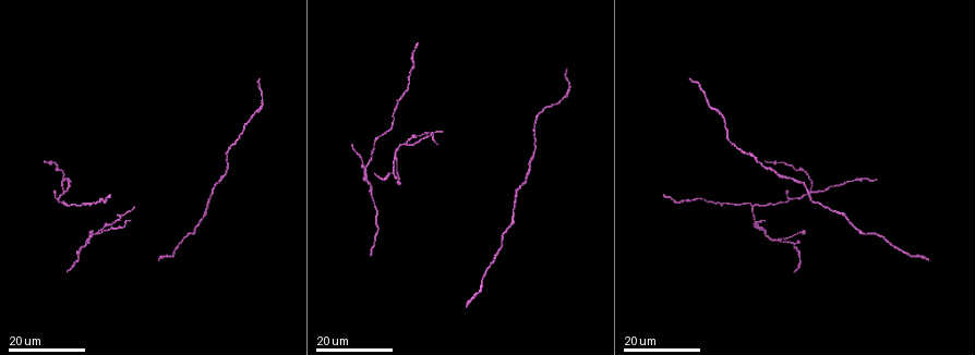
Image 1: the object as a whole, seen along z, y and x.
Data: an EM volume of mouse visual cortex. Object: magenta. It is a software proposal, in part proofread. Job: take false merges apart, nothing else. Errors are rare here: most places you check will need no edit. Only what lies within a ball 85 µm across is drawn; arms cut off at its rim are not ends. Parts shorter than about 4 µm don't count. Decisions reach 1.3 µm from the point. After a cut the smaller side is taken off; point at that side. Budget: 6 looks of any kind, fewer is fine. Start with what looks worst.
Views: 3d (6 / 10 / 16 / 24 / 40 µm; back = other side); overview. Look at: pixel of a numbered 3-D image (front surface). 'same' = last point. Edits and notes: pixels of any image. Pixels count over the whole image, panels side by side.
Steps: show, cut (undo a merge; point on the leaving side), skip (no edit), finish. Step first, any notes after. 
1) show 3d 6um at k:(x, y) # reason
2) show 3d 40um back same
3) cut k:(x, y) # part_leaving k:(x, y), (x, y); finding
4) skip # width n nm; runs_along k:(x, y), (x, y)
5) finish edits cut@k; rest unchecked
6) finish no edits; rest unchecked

show 3d 16um at 1:(404, 143) # a fork

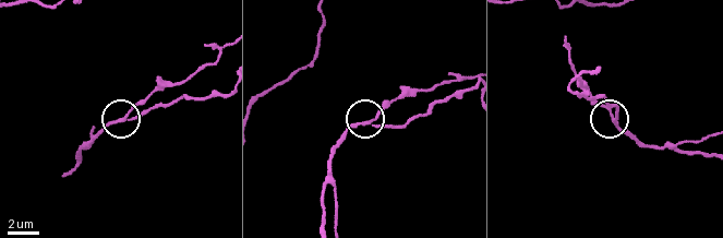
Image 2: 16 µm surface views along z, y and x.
show 3d 10um at 2:(611, 113) # zoom in

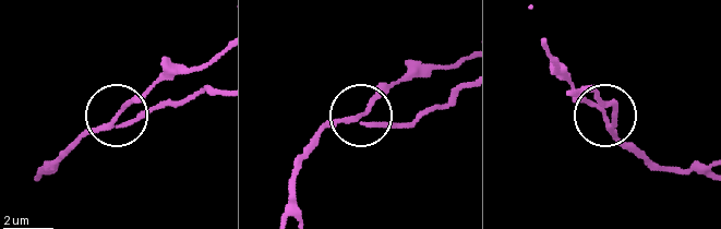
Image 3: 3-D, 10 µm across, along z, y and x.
skip # arms 3; all the same cell

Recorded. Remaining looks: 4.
show 3d 24um at 1:(395, 159) # three arms meet

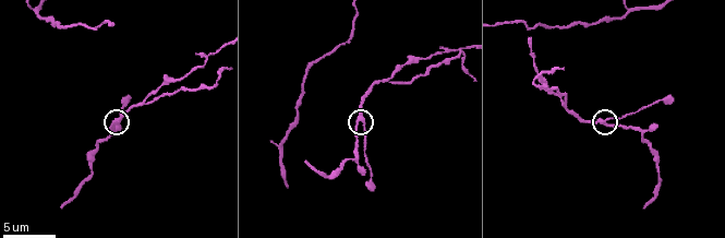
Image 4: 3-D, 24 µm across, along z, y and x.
show 3d 6um at 4:(604, 119)

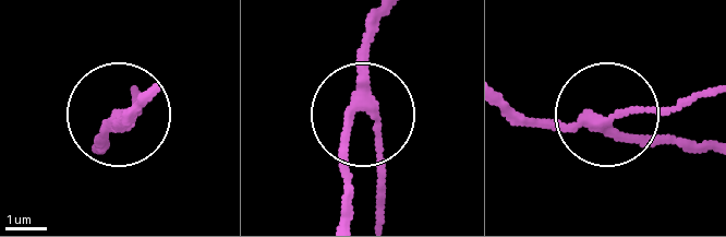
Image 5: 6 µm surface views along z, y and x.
skip # width 240 nm; runs_along 5:(380, 16), (366, 99), (380, 215); all the same cell

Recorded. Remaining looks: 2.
finish no edits; rest unchecked

